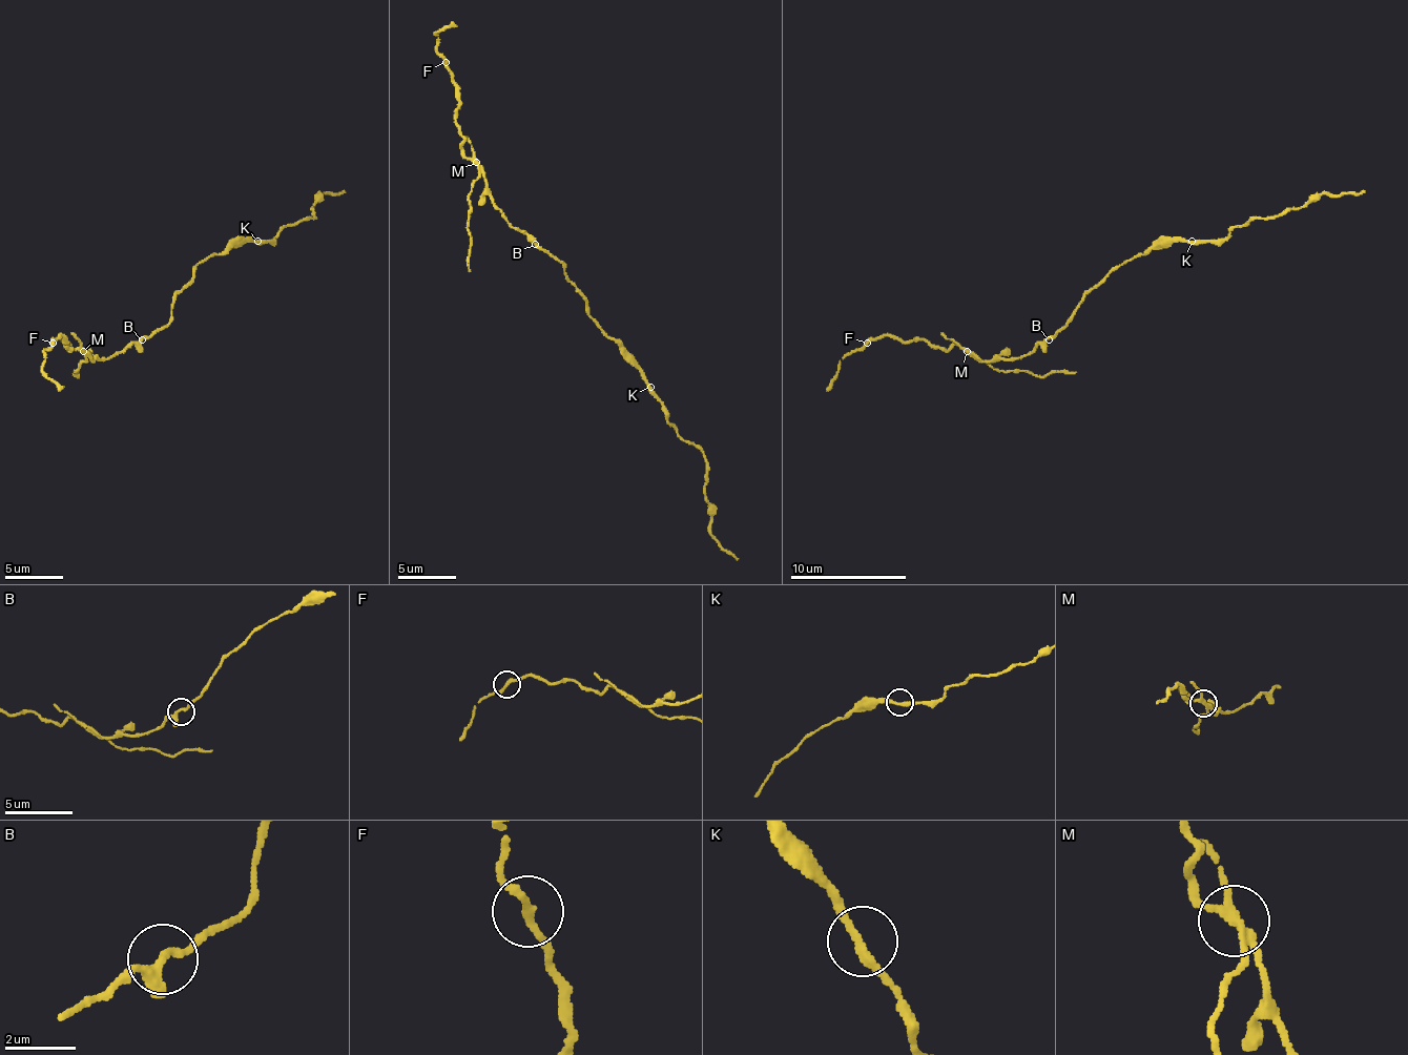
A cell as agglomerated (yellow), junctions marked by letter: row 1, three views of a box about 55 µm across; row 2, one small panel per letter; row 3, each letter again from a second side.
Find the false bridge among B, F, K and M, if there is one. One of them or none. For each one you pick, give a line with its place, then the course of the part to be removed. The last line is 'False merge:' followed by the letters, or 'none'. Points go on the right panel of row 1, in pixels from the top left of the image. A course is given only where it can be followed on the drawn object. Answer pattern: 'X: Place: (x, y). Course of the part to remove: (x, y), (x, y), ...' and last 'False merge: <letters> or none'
M: Place: (967, 351). Course of the part to remove: (968, 351), (999, 371), (1075, 374)
False merge: M

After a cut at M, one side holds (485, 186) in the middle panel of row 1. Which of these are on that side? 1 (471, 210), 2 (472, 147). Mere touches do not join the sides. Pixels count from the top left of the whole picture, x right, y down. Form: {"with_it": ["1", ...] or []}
{"with_it": []}

